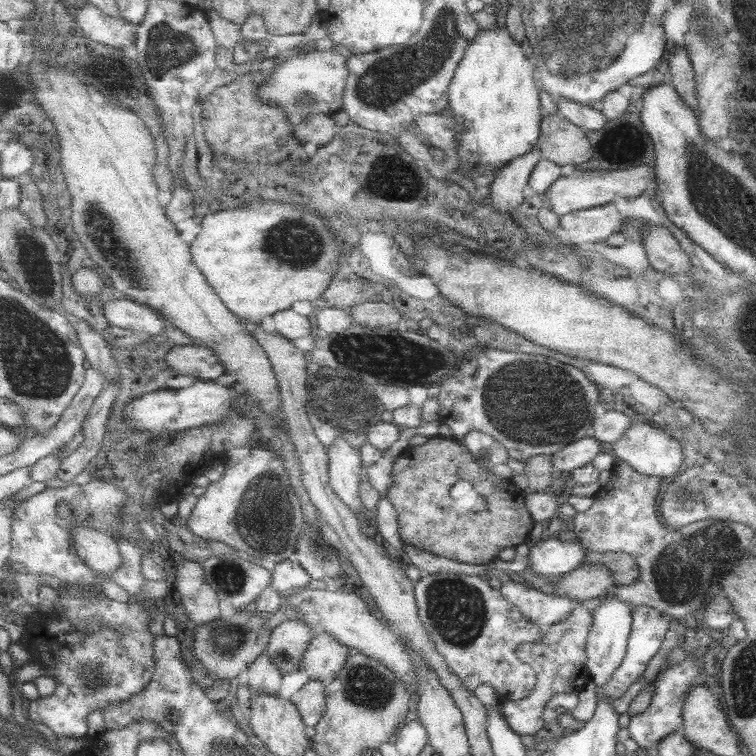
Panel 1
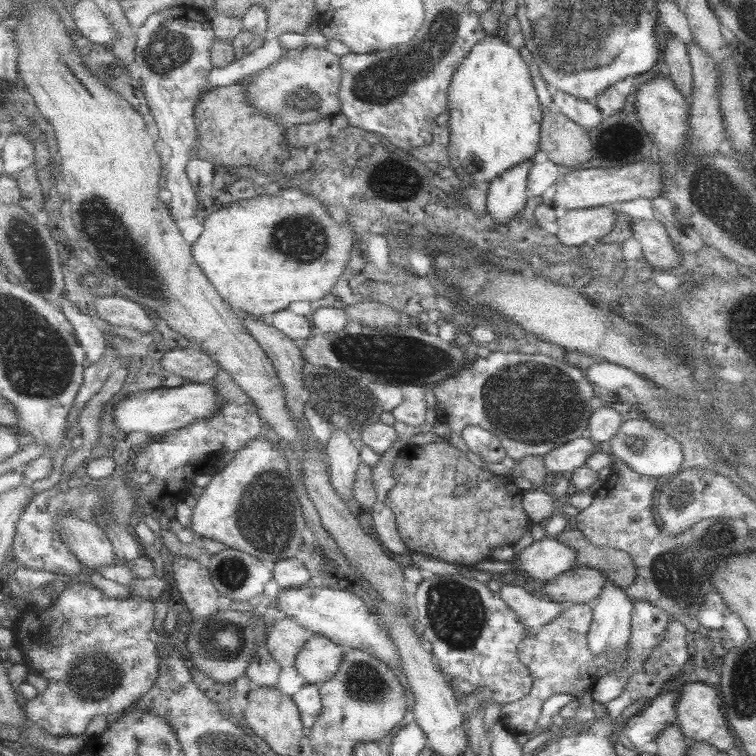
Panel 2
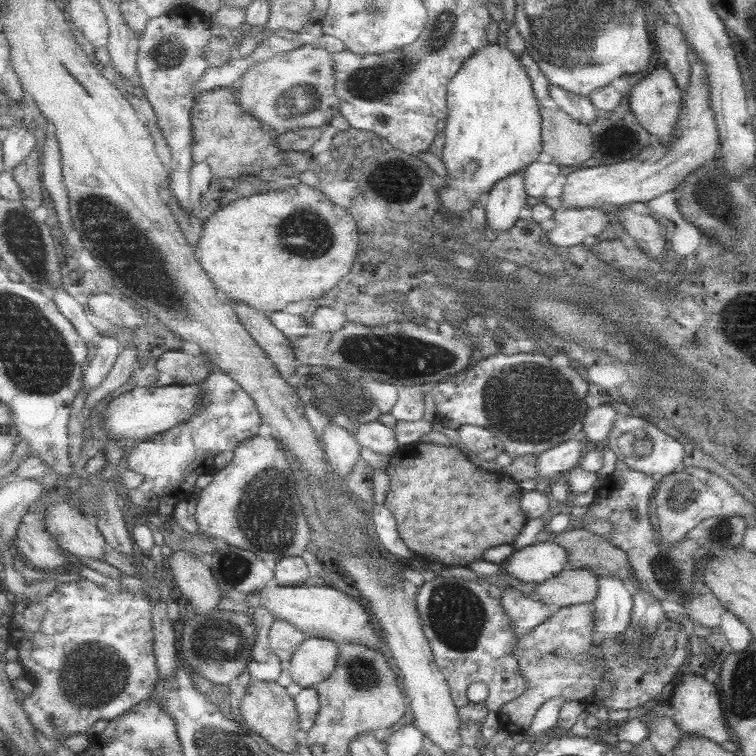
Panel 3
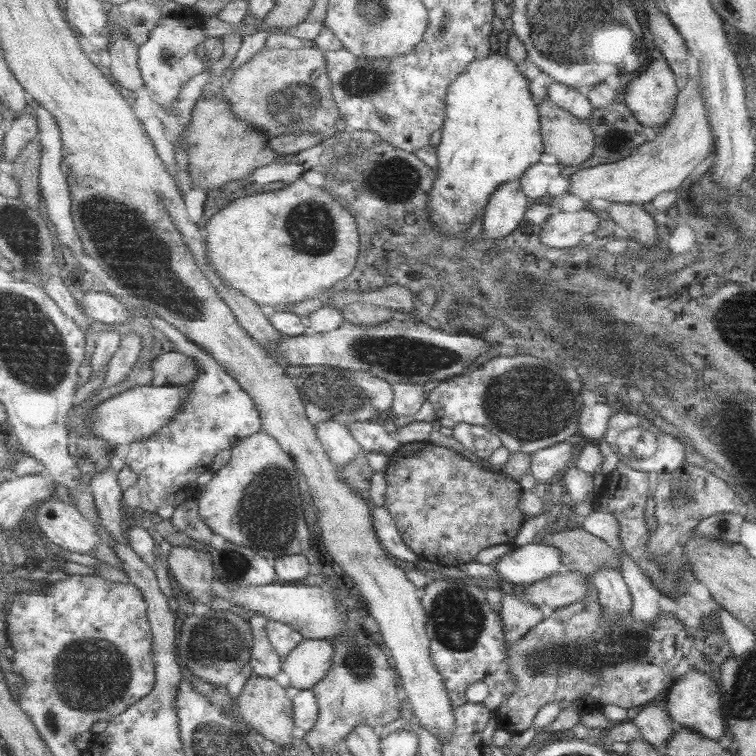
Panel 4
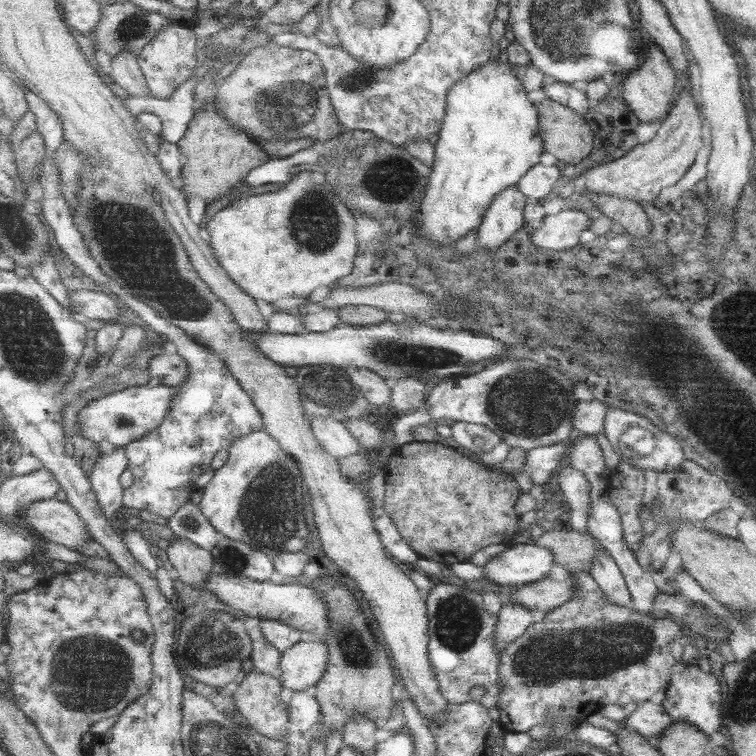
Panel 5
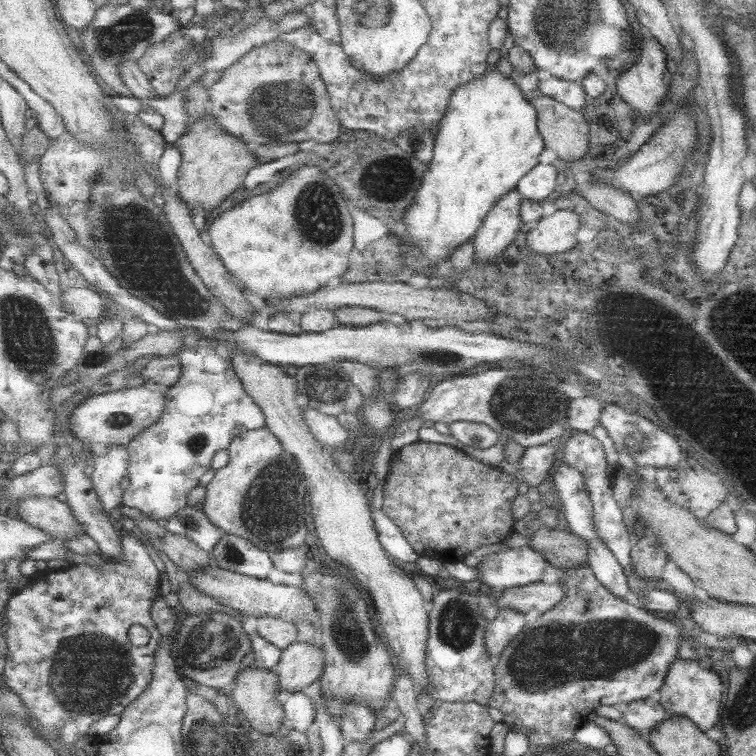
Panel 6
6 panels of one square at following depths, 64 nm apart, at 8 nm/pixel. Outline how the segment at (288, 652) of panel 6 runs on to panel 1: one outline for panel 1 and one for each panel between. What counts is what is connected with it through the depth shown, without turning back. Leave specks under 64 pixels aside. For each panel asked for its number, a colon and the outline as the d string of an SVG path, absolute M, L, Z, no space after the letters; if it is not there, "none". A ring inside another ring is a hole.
1: M317 632L309 650L303 654L303 670L307 670L311 680L319 680L329 686L339 678L351 654L351 648L343 646L329 632Z
2: M313 636L299 652L297 672L307 684L325 684L339 674L347 650L325 636Z
3: M307 638L291 658L291 674L303 690L315 688L335 674L339 666L339 652L341 648L333 640Z
4: M305 640L297 646L283 664L283 672L291 678L297 690L311 690L327 678L335 658L335 646L327 640Z
5: M299 642L295 648L283 652L281 676L283 686L293 692L303 692L309 686L317 686L327 674L331 660L331 650L325 644L317 642Z

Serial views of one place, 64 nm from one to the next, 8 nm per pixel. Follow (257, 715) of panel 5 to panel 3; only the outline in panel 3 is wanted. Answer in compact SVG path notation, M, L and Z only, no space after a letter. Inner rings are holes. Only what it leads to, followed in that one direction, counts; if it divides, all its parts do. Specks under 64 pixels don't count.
M253 680L243 696L243 702L239 702L239 716L245 722L245 726L253 728L253 734L263 736L267 742L271 742L277 750L295 754L299 750L299 738L301 734L301 718L295 698L289 694L285 686L279 682L257 682Z

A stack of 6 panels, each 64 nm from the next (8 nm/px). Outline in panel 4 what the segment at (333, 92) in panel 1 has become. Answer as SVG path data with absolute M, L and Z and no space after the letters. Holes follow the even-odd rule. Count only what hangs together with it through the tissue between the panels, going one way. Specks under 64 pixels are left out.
M317 46L301 50L263 48L249 62L239 66L231 82L225 82L221 90L233 114L265 132L269 140L305 132L321 134L329 140L339 134L337 120L343 116L335 102L327 56Z

